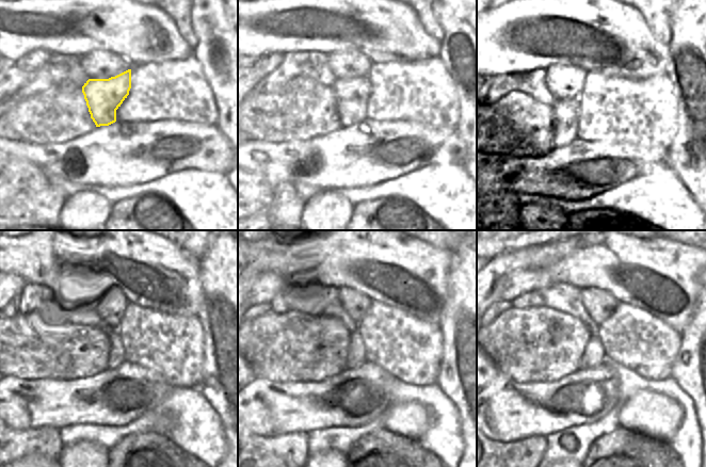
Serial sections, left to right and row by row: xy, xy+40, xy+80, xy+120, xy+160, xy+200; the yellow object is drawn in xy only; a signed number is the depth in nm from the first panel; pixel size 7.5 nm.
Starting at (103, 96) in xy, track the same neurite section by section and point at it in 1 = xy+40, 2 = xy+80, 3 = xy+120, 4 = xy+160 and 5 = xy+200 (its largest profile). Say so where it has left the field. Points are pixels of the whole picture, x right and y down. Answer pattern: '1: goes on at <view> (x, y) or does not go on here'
1: goes on at xy+40 (351, 95)
2: goes on at xy+80 (591, 95)
3: goes on at xy+120 (116, 356)
4: goes on at xy+160 (355, 355)
5: goes on at xy+200 (593, 355)

